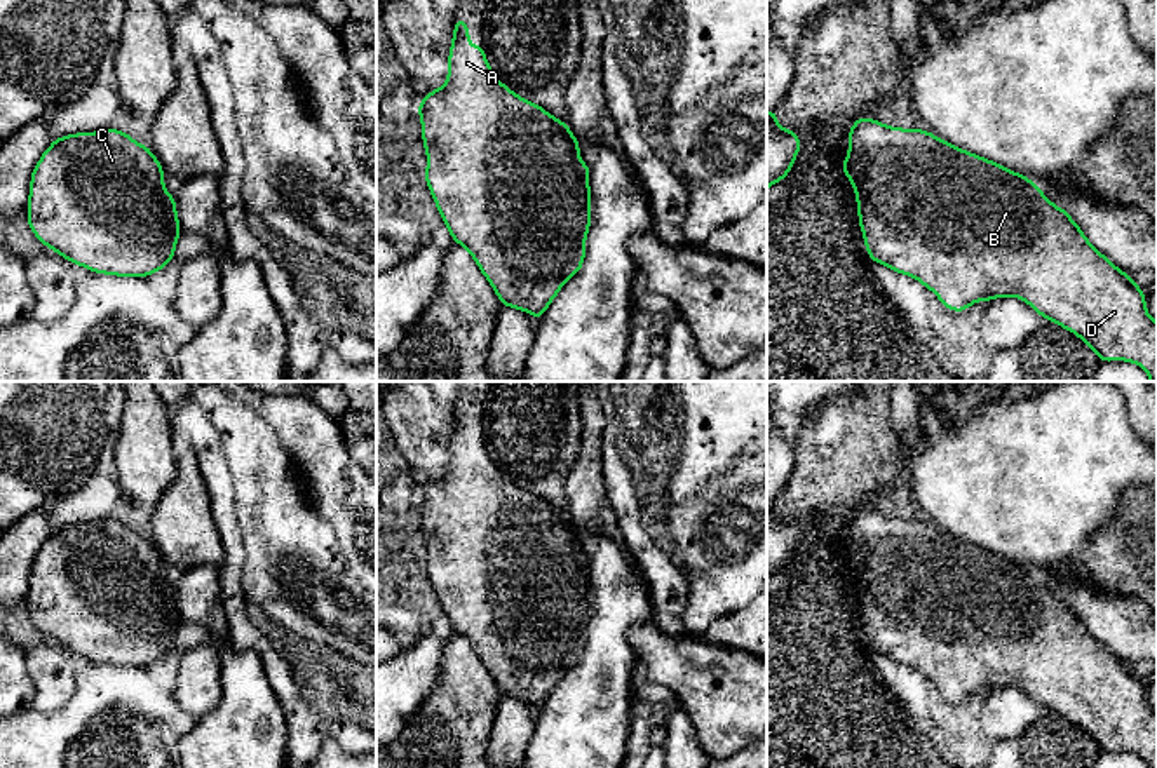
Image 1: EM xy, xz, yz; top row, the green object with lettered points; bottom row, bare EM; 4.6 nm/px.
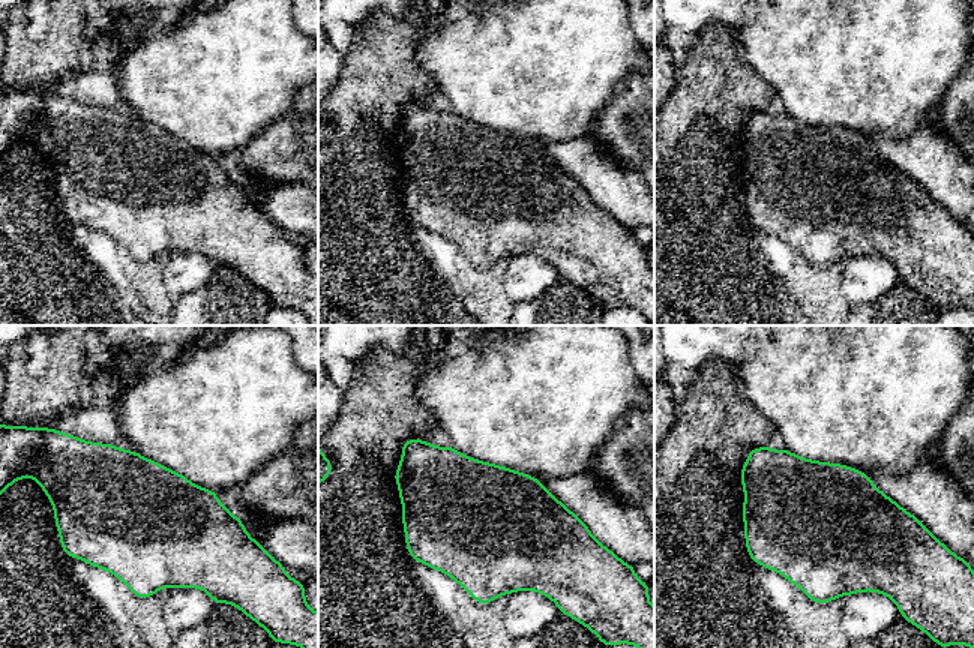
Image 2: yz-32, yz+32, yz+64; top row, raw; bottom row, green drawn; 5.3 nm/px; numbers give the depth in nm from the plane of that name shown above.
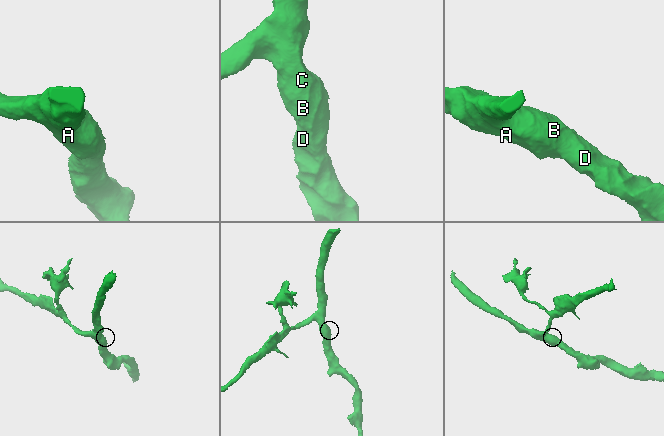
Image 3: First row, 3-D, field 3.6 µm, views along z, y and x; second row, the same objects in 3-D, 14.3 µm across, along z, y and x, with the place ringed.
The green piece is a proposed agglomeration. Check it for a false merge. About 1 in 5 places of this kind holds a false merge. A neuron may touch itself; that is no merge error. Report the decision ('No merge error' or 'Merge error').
No merge error

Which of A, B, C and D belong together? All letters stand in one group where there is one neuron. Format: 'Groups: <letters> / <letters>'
Groups: A B C D

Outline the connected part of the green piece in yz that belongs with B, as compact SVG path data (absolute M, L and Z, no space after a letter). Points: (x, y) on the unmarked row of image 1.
M869 507L857 509L852 514L849 522L849 545L843 550L842 559L856 580L859 616L863 620L868 646L873 651L889 657L897 664L915 667L920 674L929 677L946 698L953 702L964 702L979 690L990 691L1004 686L1019 688L1025 693L1030 693L1032 698L1044 709L1049 709L1066 721L1075 723L1098 744L1101 752L1134 752L1143 758L1150 768L1157 768L1157 712L1147 702L1145 681L1133 672L1129 664L1120 662L1106 646L1098 643L1068 603L1056 597L1026 566L1009 561L1000 554L978 547L967 540L960 540L929 521L890 517Z

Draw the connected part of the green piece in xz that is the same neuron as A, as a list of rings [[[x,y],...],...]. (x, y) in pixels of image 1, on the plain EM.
[[[463,406],[453,420],[448,470],[418,495],[427,542],[425,571],[453,632],[470,643],[502,697],[514,697],[540,711],[563,674],[582,658],[591,616],[591,559],[582,552],[580,535],[566,512],[514,484],[495,467],[484,437],[469,434]]]

